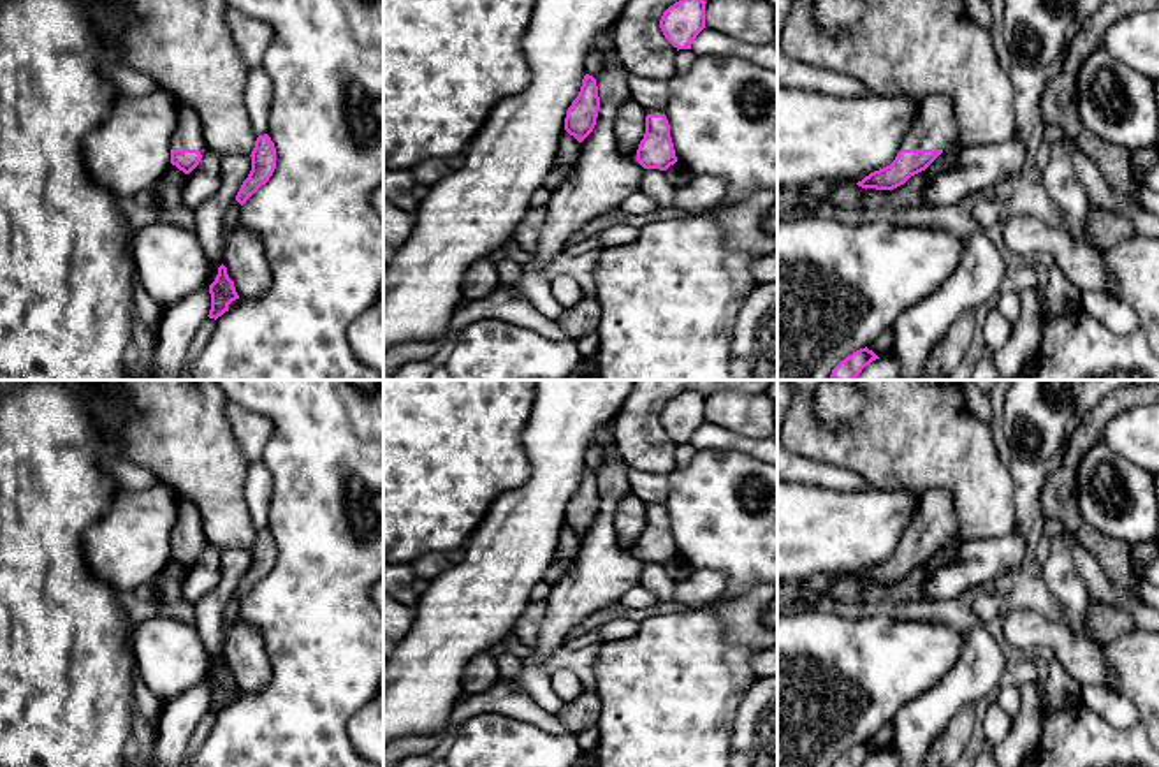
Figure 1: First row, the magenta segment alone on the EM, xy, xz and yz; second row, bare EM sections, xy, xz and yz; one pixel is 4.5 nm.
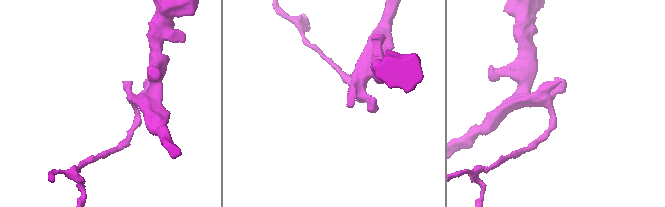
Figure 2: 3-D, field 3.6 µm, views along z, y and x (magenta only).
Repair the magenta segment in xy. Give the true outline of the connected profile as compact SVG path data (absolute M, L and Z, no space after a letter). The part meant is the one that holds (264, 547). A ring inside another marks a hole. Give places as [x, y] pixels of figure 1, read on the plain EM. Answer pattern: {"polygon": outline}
{"polygon": "M267 528L259 530L251 545L251 565L243 575L236 595L243 600L262 579L269 575L276 563L276 542Z"}

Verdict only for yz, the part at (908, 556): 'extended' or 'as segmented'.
extended

